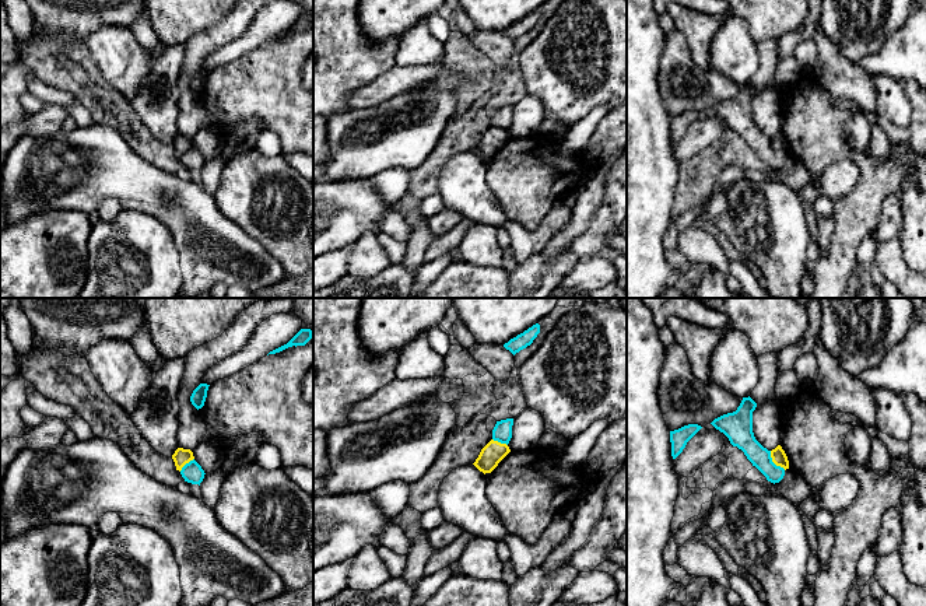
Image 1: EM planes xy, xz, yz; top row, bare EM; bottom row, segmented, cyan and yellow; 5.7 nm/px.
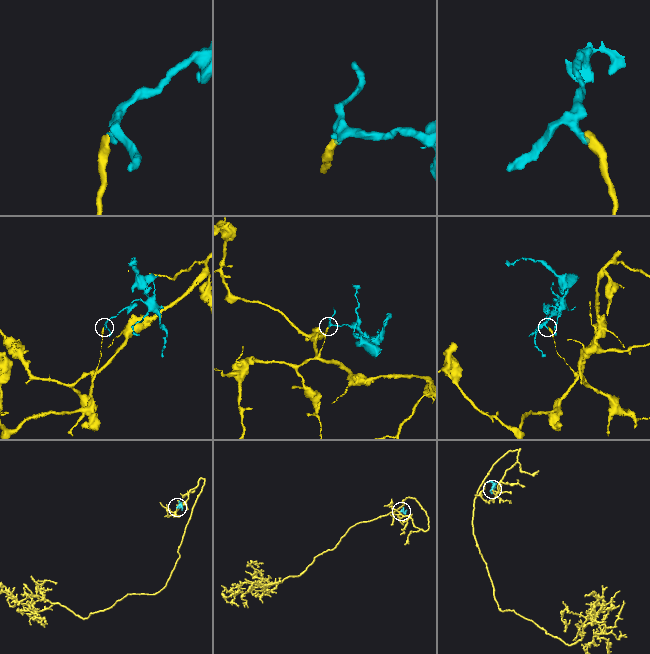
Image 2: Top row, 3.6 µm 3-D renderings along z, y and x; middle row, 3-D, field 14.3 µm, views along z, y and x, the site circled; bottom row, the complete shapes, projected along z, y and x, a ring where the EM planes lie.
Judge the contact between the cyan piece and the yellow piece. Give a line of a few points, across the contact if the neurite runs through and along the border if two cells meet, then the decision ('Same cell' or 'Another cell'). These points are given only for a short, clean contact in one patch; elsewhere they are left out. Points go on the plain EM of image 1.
Line: yz (770, 137), (771, 146), (785, 156). Another cell

